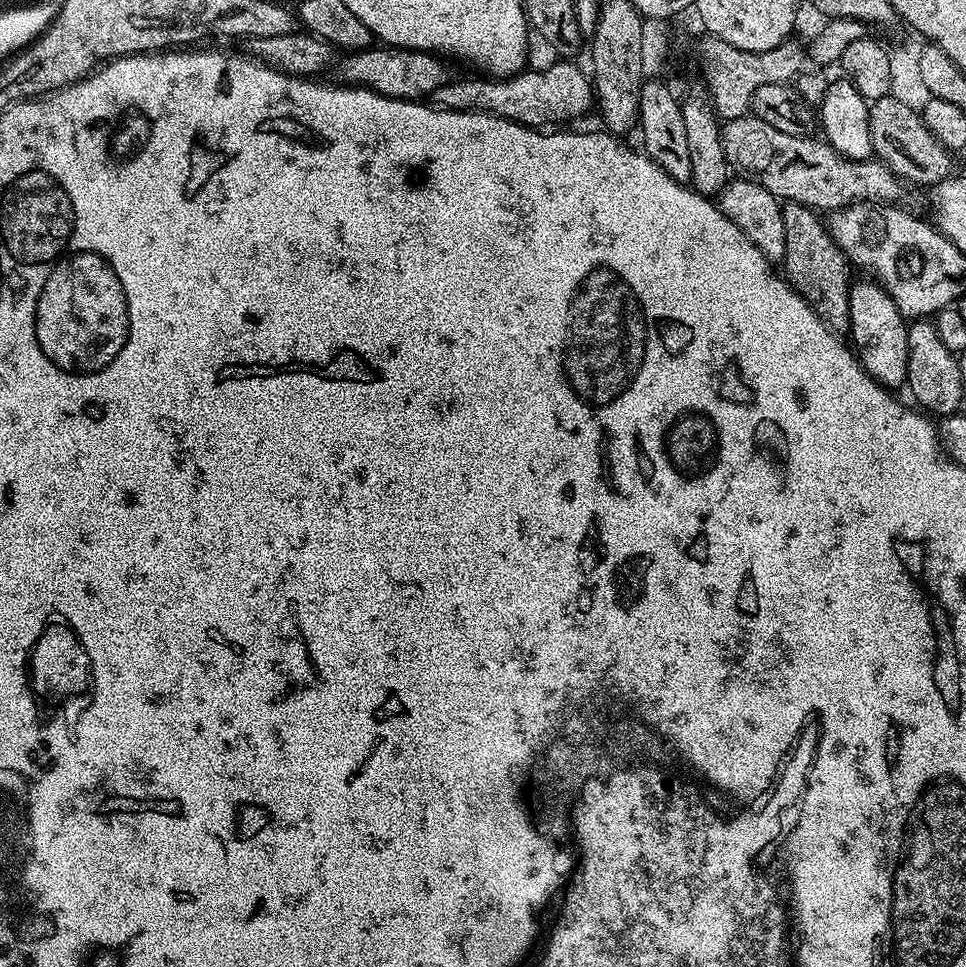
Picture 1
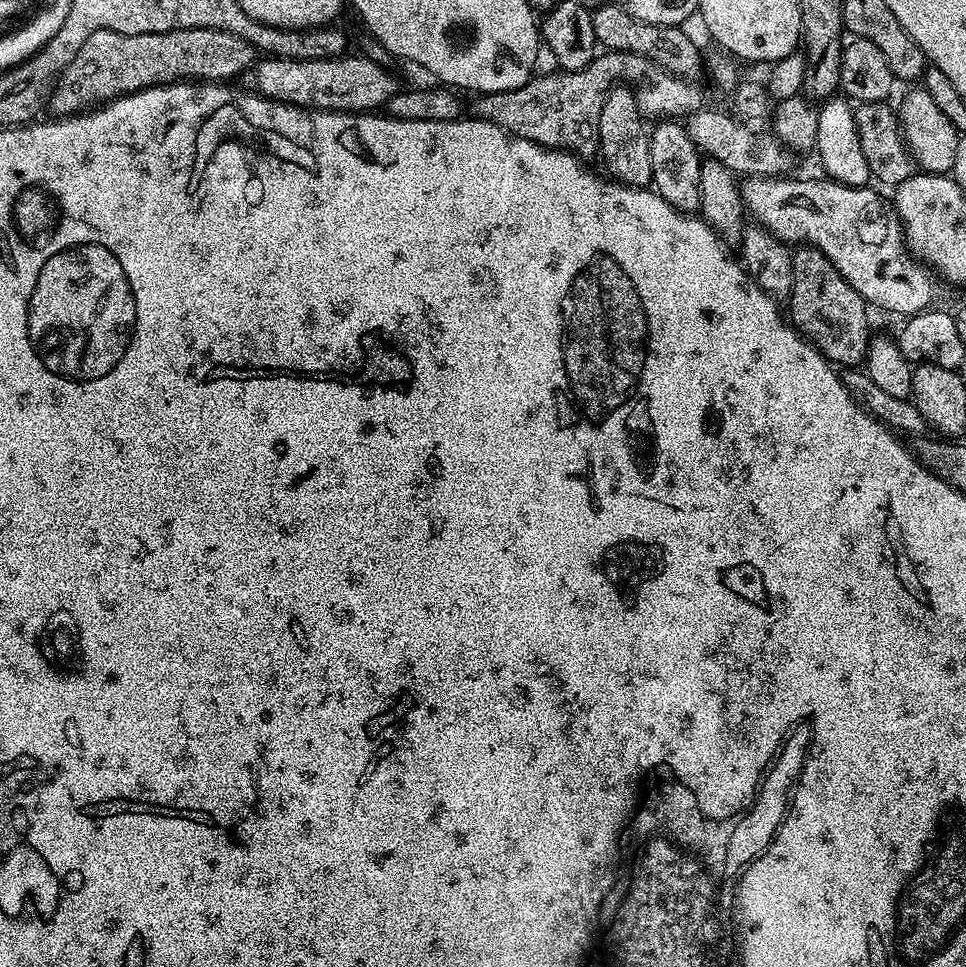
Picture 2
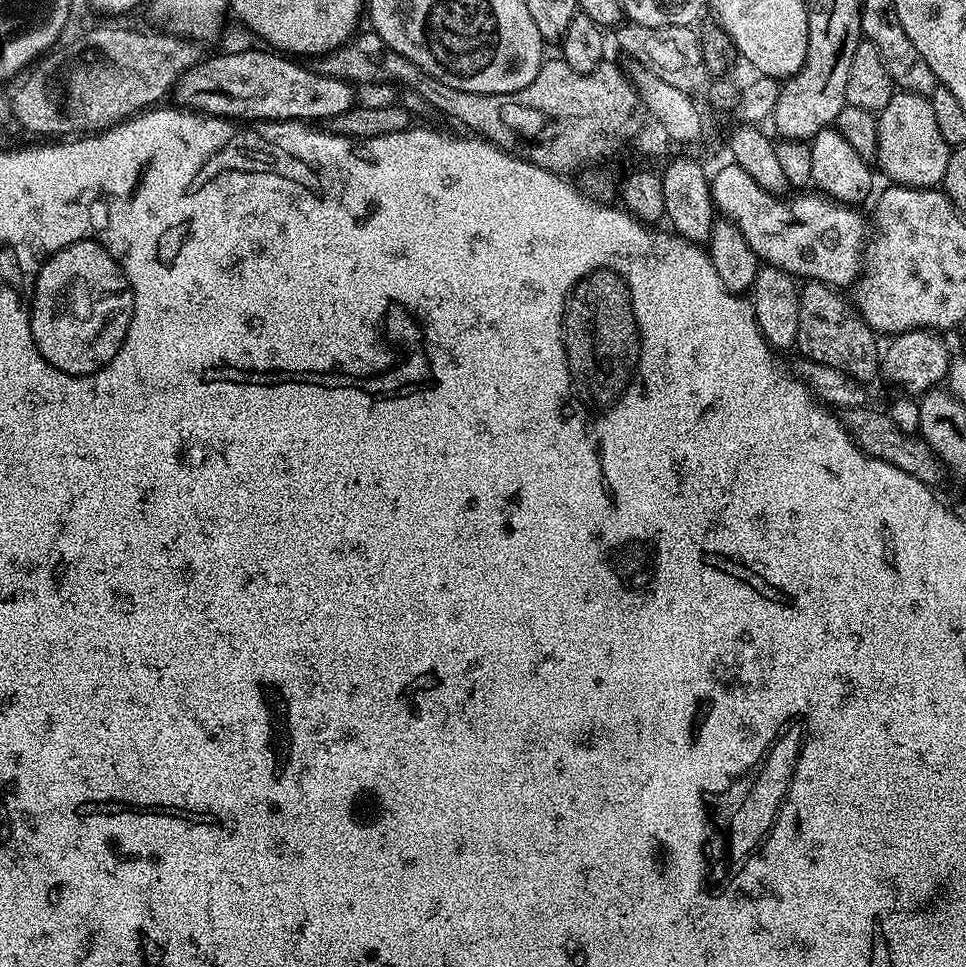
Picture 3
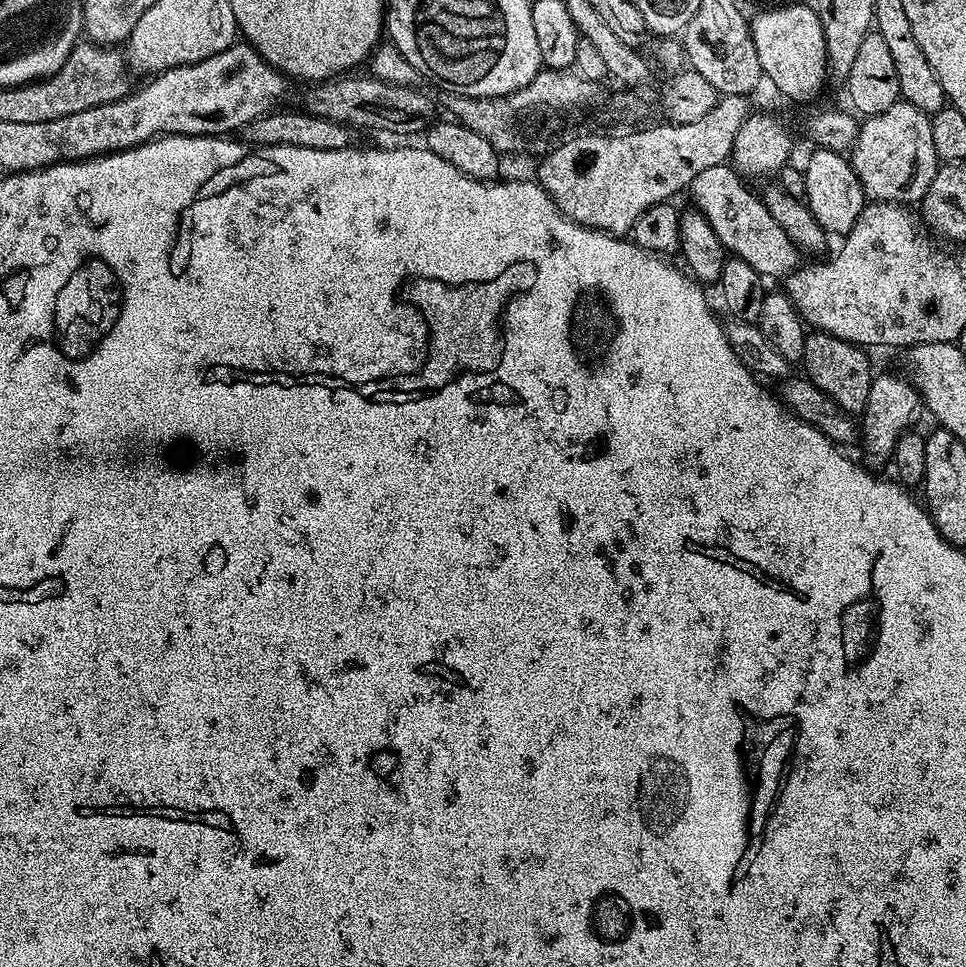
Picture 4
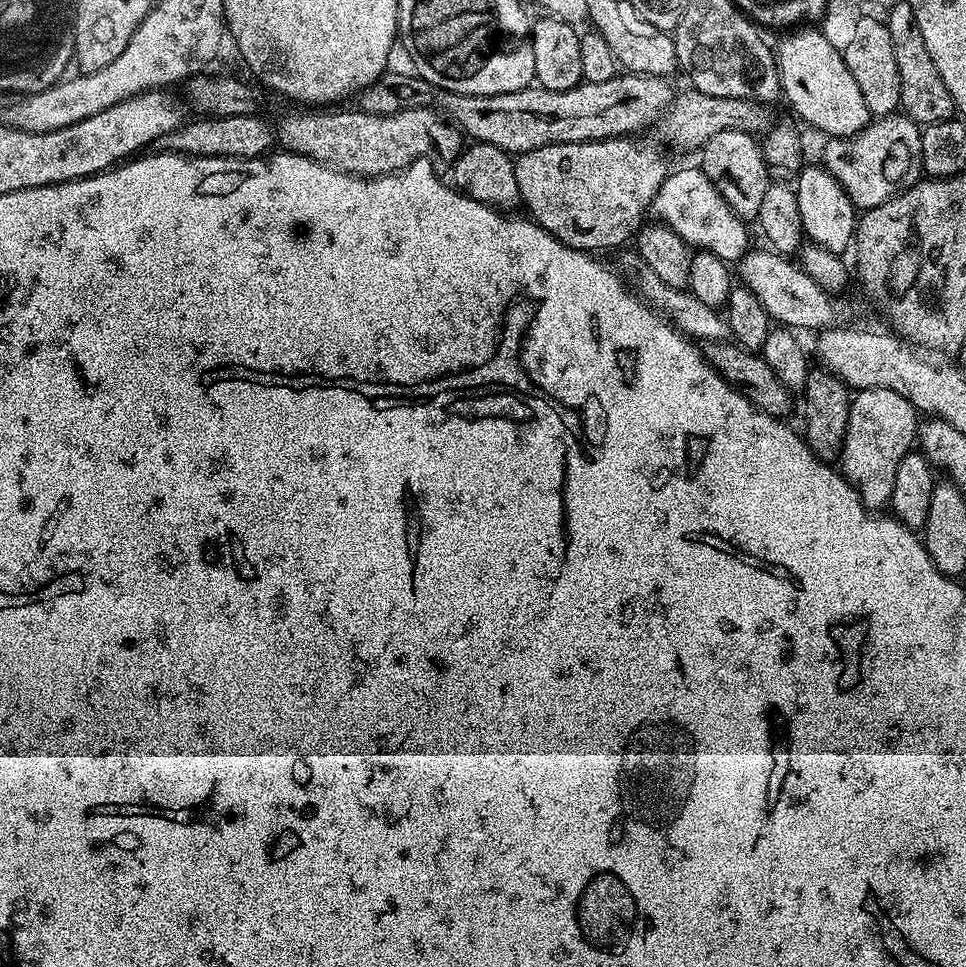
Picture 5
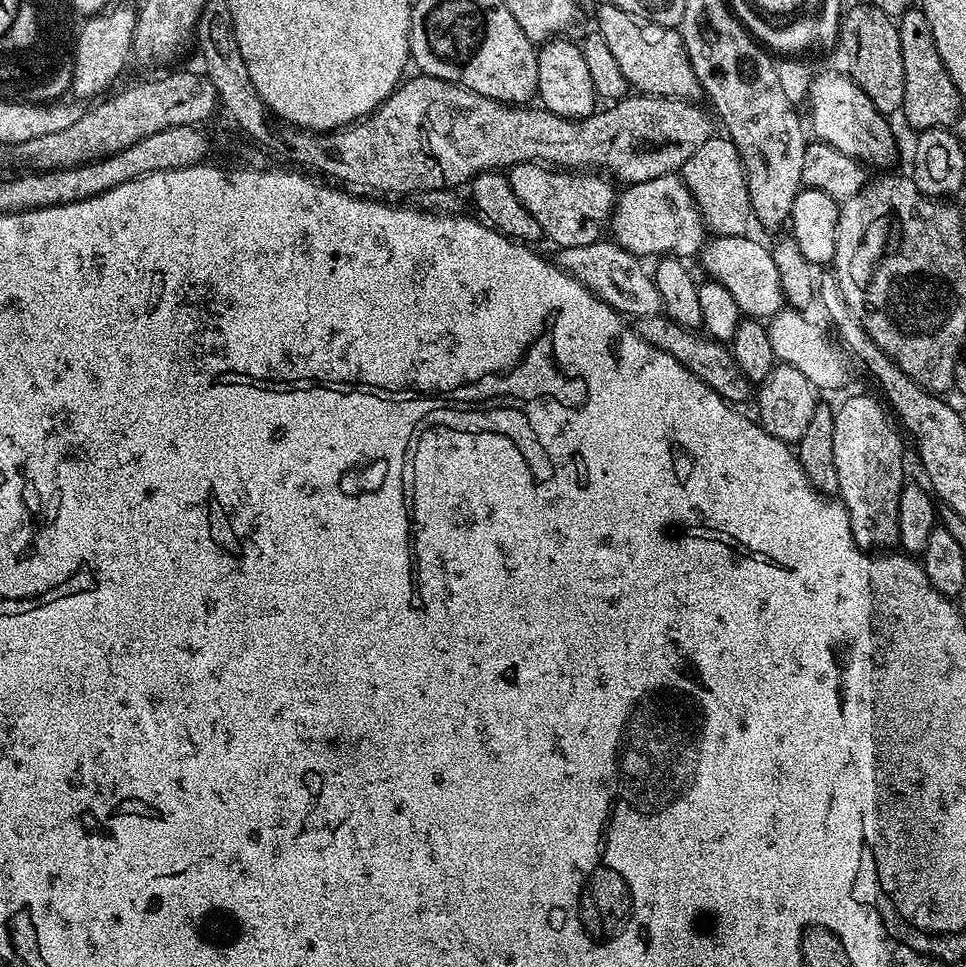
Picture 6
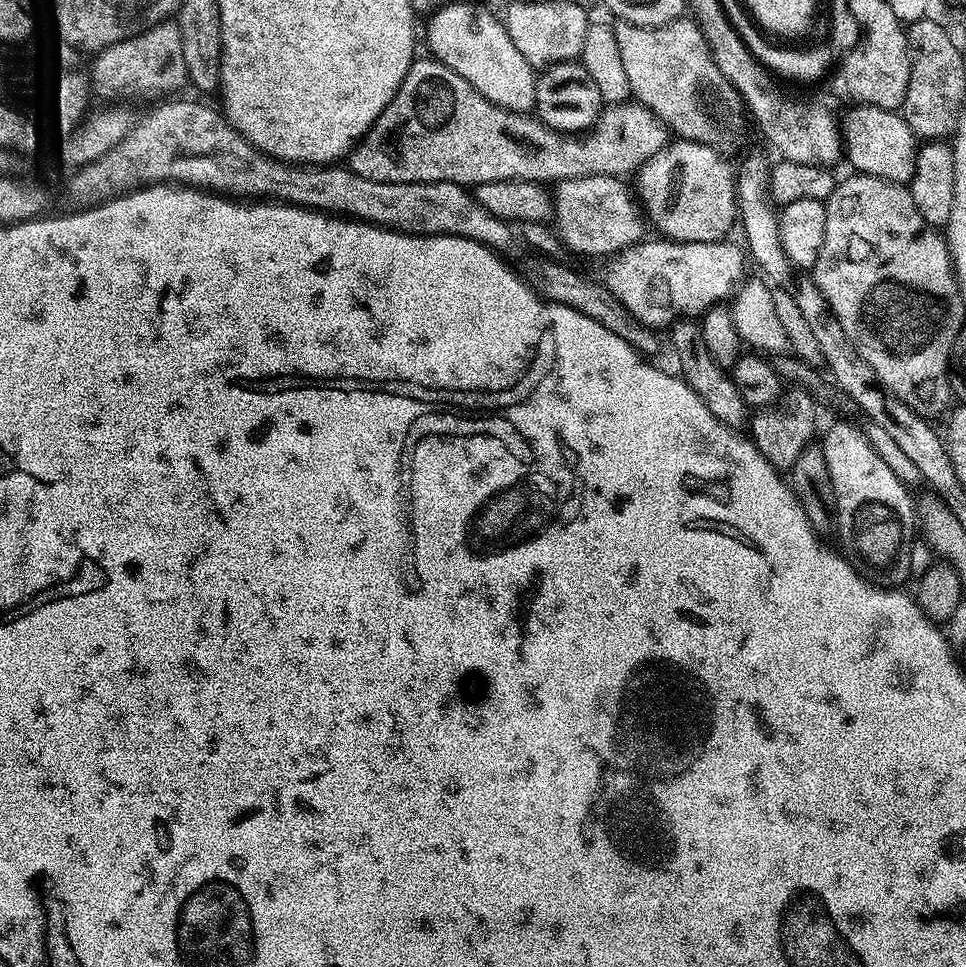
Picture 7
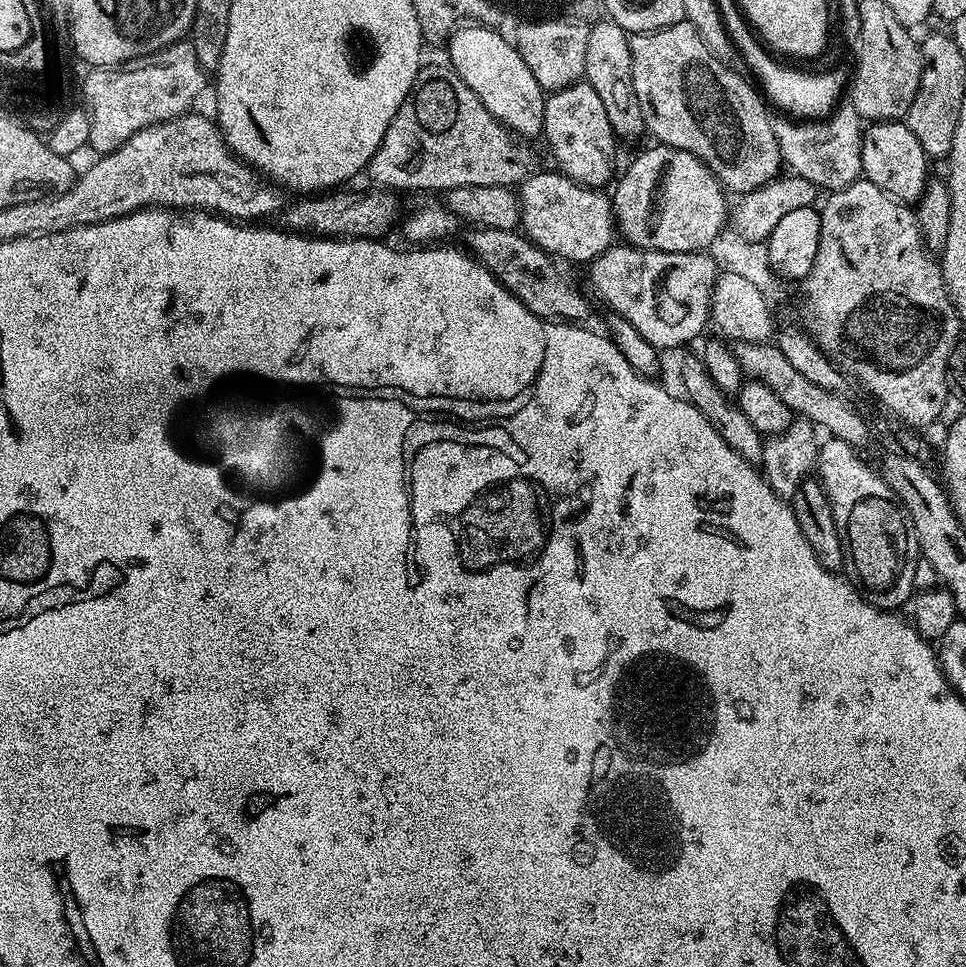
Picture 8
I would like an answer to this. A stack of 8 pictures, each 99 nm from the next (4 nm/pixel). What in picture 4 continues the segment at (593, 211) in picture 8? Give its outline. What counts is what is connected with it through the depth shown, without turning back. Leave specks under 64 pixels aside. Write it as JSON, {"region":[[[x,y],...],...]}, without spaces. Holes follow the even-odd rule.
{"region":[[[731,163],[710,166],[690,185],[691,203],[708,219],[710,226],[714,226],[714,234],[718,234],[718,242],[722,242],[725,253],[742,258],[742,262],[754,266],[760,276],[783,278],[801,267],[802,253],[786,238],[786,230],[770,218],[770,210],[766,210],[763,199],[743,183],[747,184]]]}

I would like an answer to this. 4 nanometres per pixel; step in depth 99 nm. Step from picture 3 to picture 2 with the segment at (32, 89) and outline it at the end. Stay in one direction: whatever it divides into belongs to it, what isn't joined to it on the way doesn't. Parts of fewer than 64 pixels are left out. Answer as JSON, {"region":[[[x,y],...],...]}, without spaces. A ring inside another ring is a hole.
{"region":[[[183,28],[166,30],[154,34],[118,34],[114,30],[98,30],[86,38],[82,50],[64,67],[64,72],[56,80],[47,107],[52,108],[51,115],[56,118],[74,116],[87,112],[97,106],[103,106],[119,96],[129,92],[142,92],[146,88],[155,88],[158,84],[175,84],[177,82],[228,82],[231,76],[240,77],[258,59],[257,48],[250,42],[238,38],[238,34],[226,34],[226,30],[213,28]]]}

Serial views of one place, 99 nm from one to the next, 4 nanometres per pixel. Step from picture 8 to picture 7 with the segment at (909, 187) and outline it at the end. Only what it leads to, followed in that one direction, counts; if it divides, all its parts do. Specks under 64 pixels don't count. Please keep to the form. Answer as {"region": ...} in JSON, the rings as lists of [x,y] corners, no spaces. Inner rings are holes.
{"region":[[[856,104],[839,121],[842,152],[857,173],[877,176],[895,184],[907,185],[914,174],[918,138],[899,111],[887,112],[878,106]]]}

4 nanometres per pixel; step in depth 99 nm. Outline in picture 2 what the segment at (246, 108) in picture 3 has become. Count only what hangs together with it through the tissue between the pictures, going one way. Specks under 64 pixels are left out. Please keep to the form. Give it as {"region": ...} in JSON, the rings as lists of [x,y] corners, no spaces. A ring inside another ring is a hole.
{"region":[[[345,54],[334,58],[291,60],[290,58],[260,58],[248,69],[247,87],[257,96],[265,96],[283,104],[293,104],[318,112],[366,112],[387,105],[402,84],[381,61],[363,54]]]}

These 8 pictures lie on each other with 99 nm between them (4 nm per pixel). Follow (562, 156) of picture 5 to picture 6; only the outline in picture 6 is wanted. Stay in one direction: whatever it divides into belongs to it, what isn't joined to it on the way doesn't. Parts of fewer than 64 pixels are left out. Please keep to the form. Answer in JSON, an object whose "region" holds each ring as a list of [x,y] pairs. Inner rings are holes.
{"region":[[[539,162],[514,164],[506,175],[515,197],[539,223],[545,237],[556,243],[557,249],[593,244],[605,235],[618,195],[607,175],[592,170],[561,170]]]}

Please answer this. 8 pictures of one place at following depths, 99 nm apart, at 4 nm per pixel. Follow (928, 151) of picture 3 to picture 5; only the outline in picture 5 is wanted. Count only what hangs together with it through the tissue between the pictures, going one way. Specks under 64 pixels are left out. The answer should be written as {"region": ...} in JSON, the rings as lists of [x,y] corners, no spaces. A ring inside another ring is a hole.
{"region":[[[903,114],[873,119],[858,134],[825,139],[822,167],[838,180],[857,209],[873,208],[922,178],[921,131],[921,125]]]}

